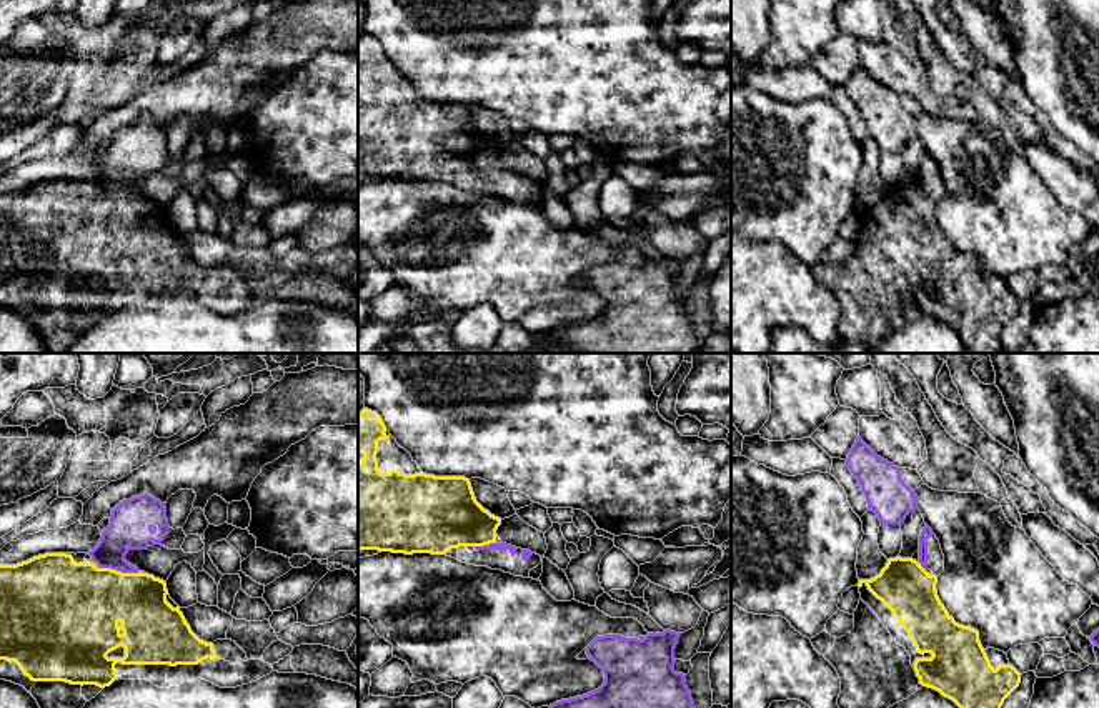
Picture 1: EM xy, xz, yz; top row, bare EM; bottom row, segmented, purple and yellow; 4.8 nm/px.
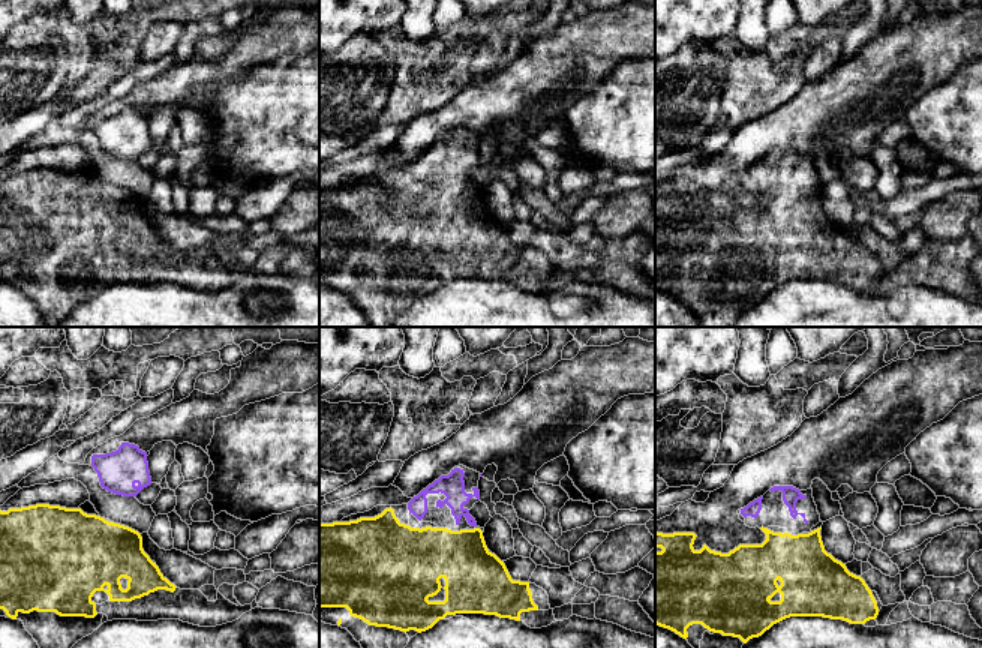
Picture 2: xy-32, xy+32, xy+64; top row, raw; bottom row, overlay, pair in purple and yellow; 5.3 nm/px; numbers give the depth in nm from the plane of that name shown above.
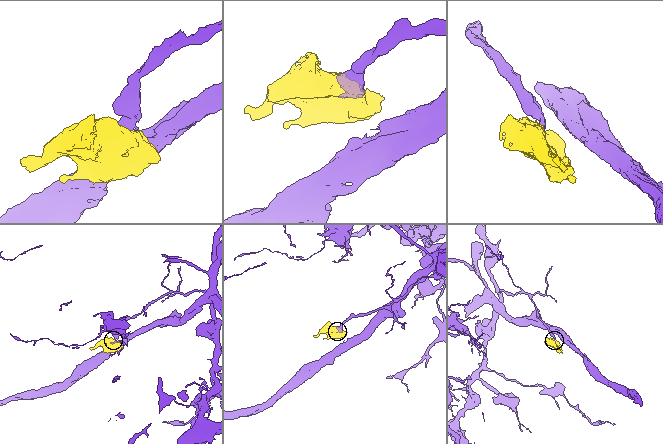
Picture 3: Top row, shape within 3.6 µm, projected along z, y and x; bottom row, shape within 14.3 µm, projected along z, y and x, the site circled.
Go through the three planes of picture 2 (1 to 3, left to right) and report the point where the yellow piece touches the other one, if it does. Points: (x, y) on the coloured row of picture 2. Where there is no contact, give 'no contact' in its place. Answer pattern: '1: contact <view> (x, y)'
1: no contact
2: no contact
3: no contact

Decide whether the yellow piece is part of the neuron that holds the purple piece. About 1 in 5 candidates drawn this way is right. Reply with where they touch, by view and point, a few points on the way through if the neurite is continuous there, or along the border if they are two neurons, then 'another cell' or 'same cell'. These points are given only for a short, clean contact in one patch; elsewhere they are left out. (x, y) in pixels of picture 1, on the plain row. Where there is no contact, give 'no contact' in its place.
meets purple in xy at (120, 197); runs through xy (130, 152), (119, 165), (120, 197), (94, 224), (80, 230); same cell

